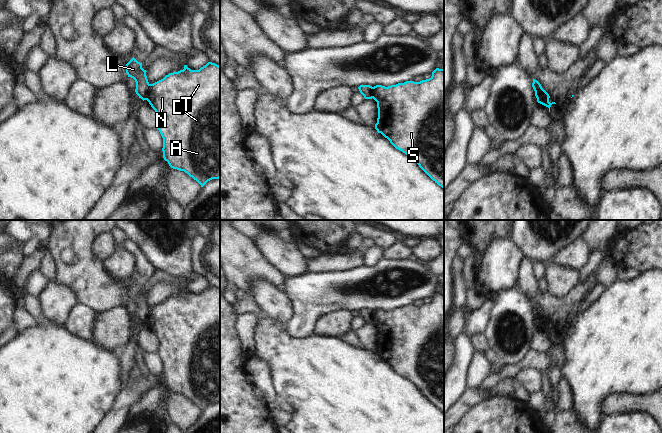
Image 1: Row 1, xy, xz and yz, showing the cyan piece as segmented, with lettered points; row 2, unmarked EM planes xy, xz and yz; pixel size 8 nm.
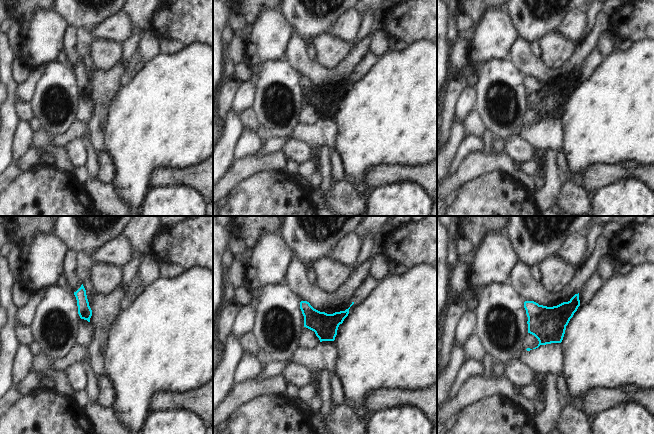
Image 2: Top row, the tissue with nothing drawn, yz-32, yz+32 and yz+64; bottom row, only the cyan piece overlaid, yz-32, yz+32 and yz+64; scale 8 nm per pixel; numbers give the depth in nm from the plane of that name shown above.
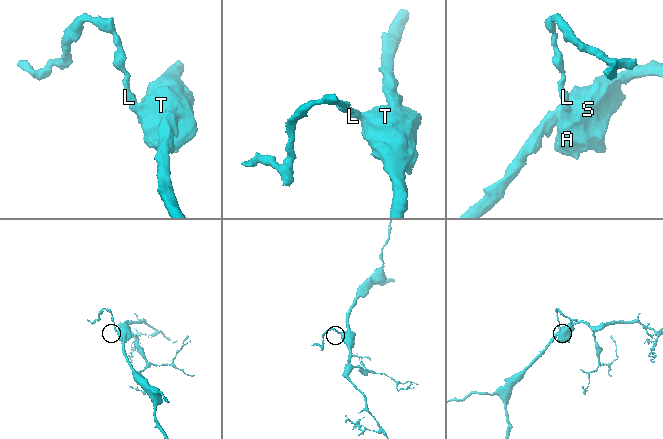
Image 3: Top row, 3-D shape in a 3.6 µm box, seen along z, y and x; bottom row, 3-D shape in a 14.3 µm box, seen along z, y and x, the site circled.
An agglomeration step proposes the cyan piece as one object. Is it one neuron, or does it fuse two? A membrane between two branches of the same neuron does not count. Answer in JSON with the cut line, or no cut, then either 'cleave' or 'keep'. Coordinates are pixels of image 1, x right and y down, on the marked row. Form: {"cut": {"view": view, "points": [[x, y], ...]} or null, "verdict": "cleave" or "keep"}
{"cut": {"view": "xy", "points": [[150, 84], [145, 99]]}, "verdict": "cleave"}

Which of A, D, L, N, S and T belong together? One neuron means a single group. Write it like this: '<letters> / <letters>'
A D N S T / L

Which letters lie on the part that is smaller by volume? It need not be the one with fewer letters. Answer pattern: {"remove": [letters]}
{"remove": ["L"]}

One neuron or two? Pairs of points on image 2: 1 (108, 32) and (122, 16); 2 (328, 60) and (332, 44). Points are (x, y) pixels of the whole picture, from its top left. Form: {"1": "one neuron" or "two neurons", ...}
{"1": "one neuron", "2": "one neuron"}

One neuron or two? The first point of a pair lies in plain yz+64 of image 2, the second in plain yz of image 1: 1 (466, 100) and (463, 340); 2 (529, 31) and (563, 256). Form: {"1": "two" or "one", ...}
{"1": "two", "2": "two"}

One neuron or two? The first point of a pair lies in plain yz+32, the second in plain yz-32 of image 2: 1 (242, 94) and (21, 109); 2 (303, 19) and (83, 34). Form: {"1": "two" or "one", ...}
{"1": "two", "2": "two"}

